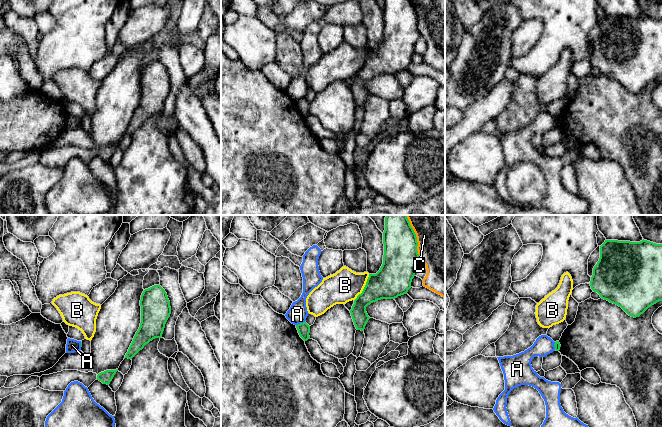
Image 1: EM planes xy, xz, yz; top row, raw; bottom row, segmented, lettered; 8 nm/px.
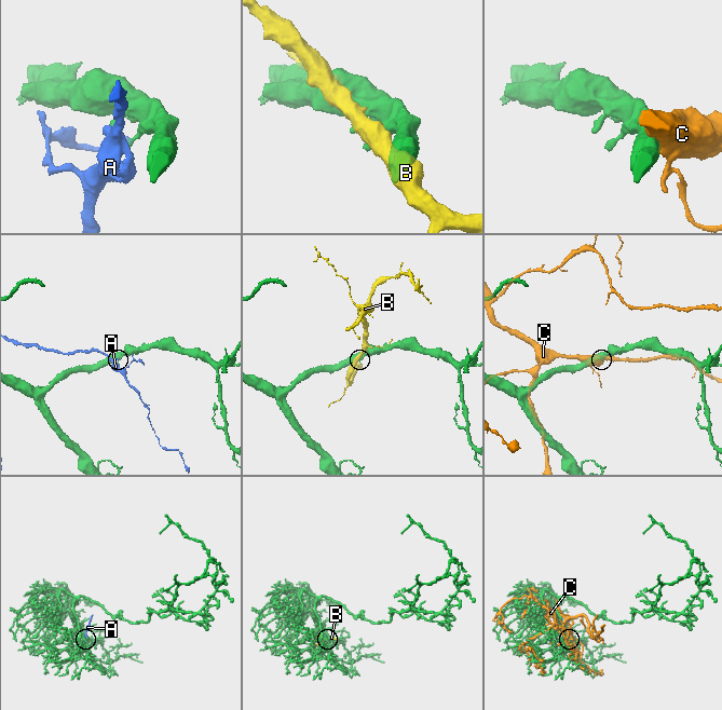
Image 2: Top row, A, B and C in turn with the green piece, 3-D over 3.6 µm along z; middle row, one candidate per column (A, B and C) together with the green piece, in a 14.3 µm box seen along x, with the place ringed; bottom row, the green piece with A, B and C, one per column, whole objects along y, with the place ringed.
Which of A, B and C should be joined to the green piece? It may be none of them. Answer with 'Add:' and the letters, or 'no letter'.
Add: no letter

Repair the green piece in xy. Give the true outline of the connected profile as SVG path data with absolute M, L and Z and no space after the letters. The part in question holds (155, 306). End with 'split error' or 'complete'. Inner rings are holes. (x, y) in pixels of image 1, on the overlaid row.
M154 285L143 291L140 306L141 323L125 355L128 359L132 359L153 339L162 337L171 314L167 293L160 285Z | complete

